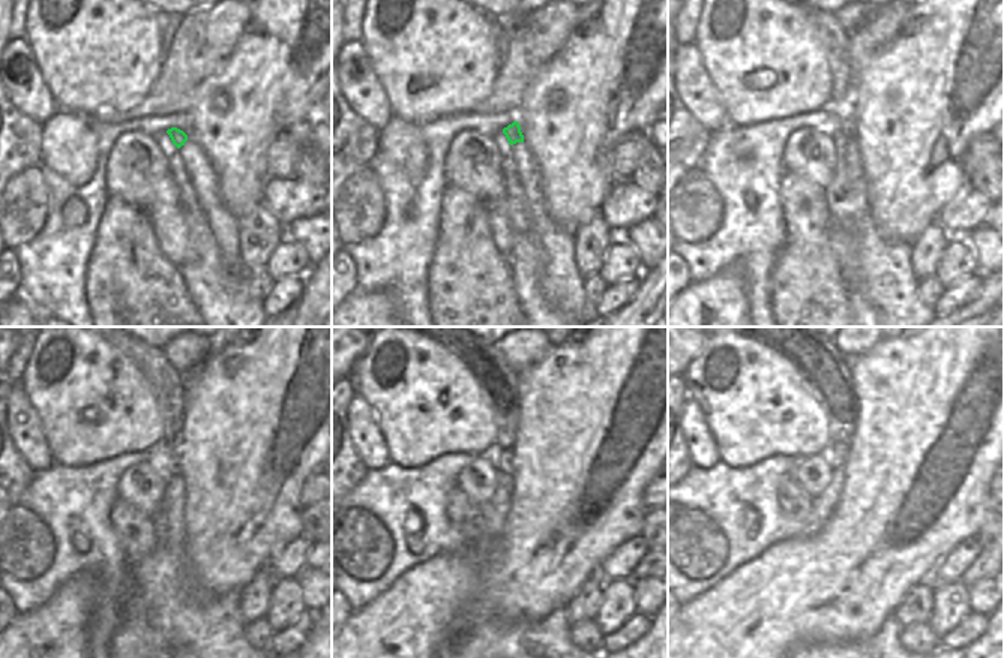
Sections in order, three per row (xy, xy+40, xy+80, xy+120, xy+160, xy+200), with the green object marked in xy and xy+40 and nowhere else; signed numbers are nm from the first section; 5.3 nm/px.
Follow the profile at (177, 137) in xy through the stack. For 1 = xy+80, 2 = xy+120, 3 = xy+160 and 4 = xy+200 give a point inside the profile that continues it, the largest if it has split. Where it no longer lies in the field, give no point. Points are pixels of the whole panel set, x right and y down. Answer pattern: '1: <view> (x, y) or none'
1: xy+80 (847, 129)
2: xy+120 (170, 459)
3: xy+160 (502, 462)
4: xy+200 (838, 453)

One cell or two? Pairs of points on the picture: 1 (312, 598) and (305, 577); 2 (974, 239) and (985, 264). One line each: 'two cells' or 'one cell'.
1: one cell
2: one cell

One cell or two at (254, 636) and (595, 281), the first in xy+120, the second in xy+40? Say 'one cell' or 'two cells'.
one cell

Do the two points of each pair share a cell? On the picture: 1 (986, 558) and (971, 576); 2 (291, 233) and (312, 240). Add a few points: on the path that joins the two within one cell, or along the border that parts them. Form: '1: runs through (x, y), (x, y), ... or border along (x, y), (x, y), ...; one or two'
1: runs through (985, 562), (976, 571); one
2: runs through (296, 233), (308, 236); one

